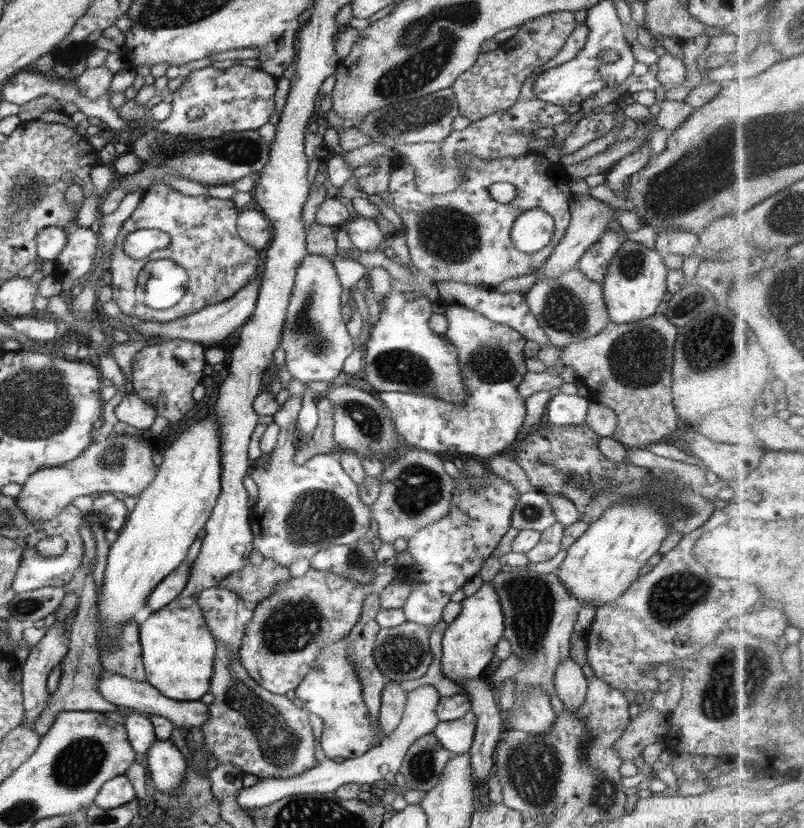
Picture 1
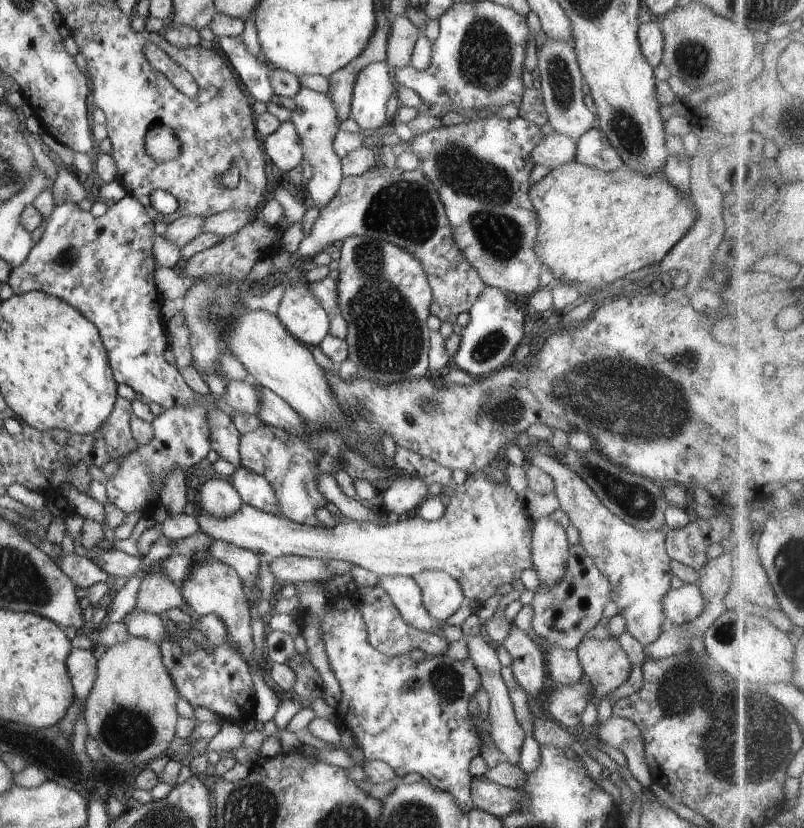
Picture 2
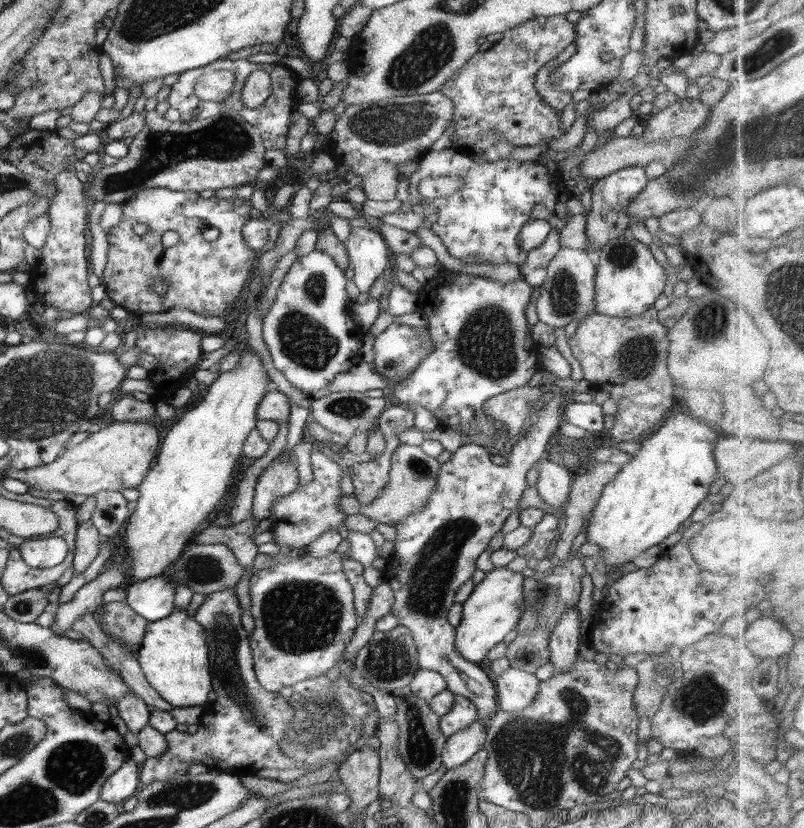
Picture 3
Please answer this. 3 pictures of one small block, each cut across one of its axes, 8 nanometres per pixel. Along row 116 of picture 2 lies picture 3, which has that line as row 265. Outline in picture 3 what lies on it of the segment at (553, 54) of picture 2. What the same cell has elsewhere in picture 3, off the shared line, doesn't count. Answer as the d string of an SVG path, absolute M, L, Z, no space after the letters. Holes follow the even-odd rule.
M561 246L547 266L547 277L541 285L540 296L536 300L539 322L552 326L555 330L564 329L567 324L580 321L595 313L594 287L596 262L586 250L574 250Z

